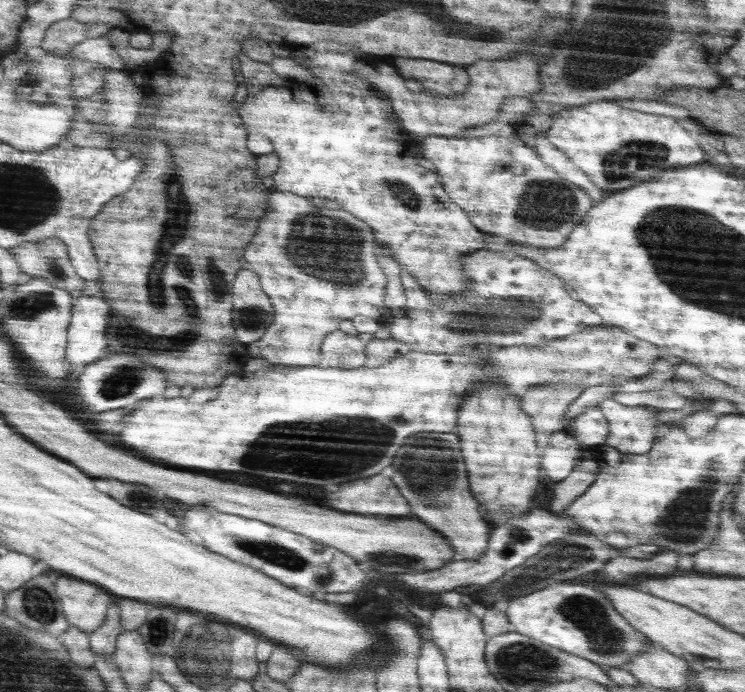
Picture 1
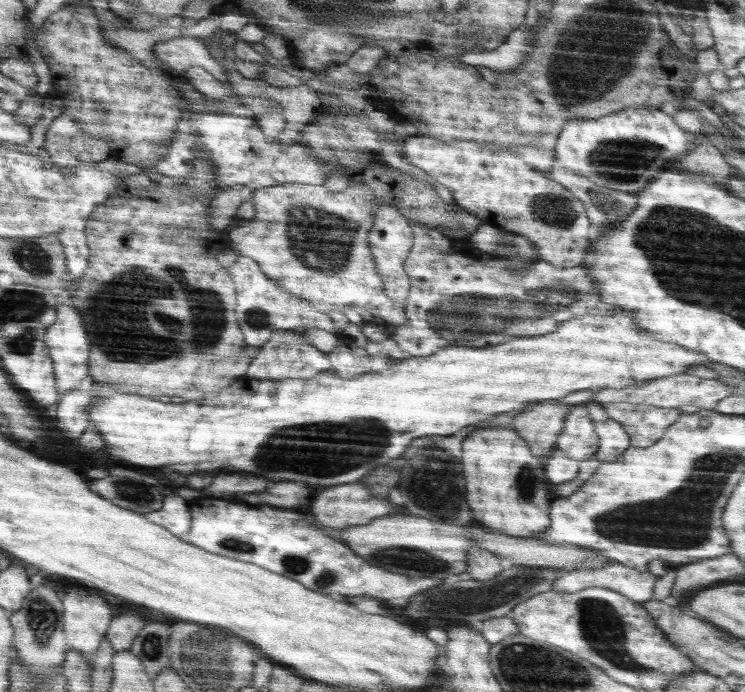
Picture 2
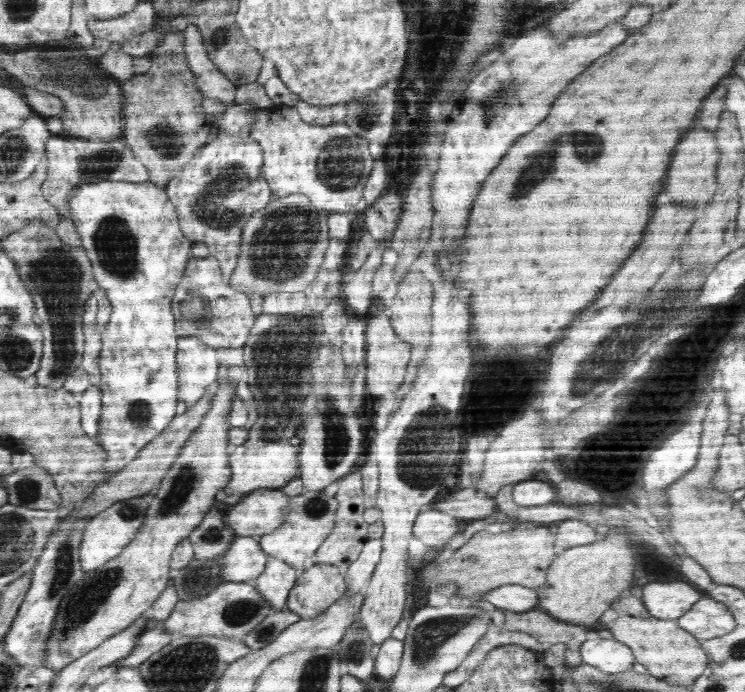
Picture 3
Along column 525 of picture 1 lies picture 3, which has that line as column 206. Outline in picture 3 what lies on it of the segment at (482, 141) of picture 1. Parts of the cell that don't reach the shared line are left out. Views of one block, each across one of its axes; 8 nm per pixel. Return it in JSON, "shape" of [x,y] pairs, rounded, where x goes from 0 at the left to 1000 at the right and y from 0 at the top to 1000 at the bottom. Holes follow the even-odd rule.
{"shape":[[[336,197],[283,199],[267,212],[220,272],[235,298],[247,341],[259,351],[277,351],[281,367],[295,379],[301,405],[309,405],[317,387],[330,318],[368,288],[360,262],[352,256],[352,237],[352,212]]]}

